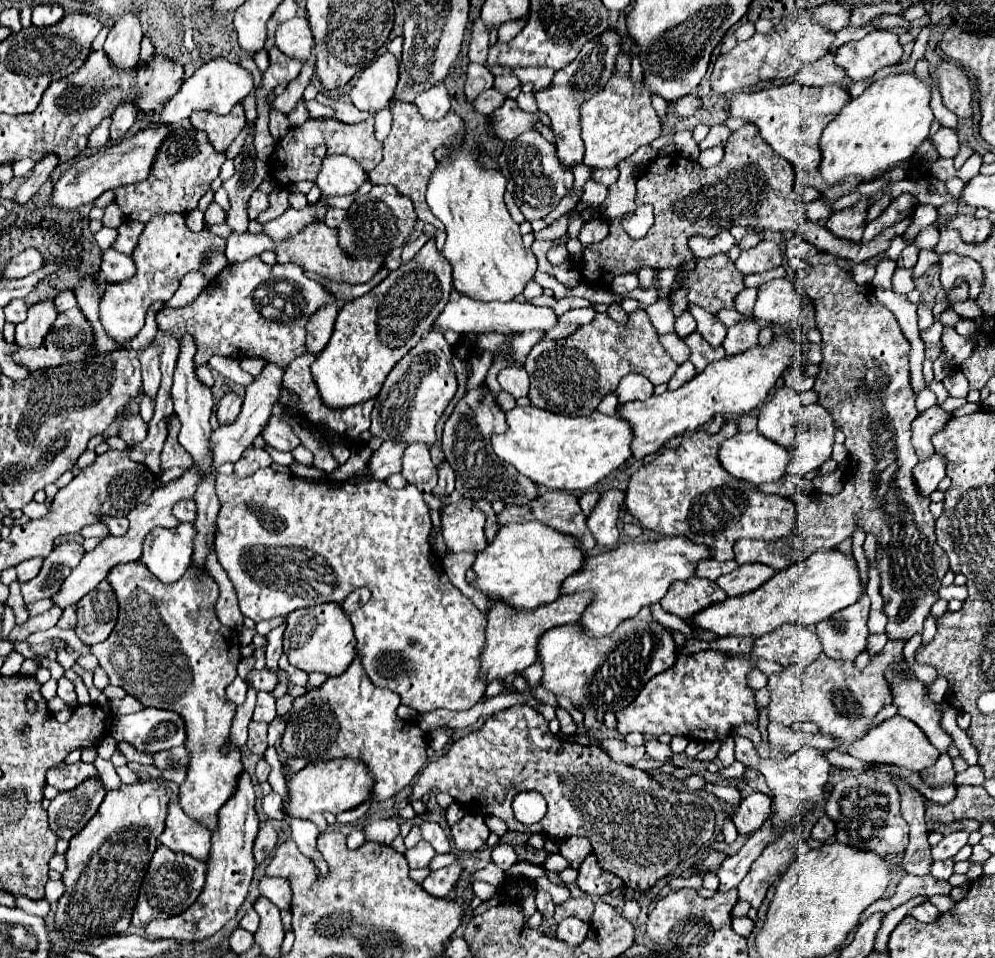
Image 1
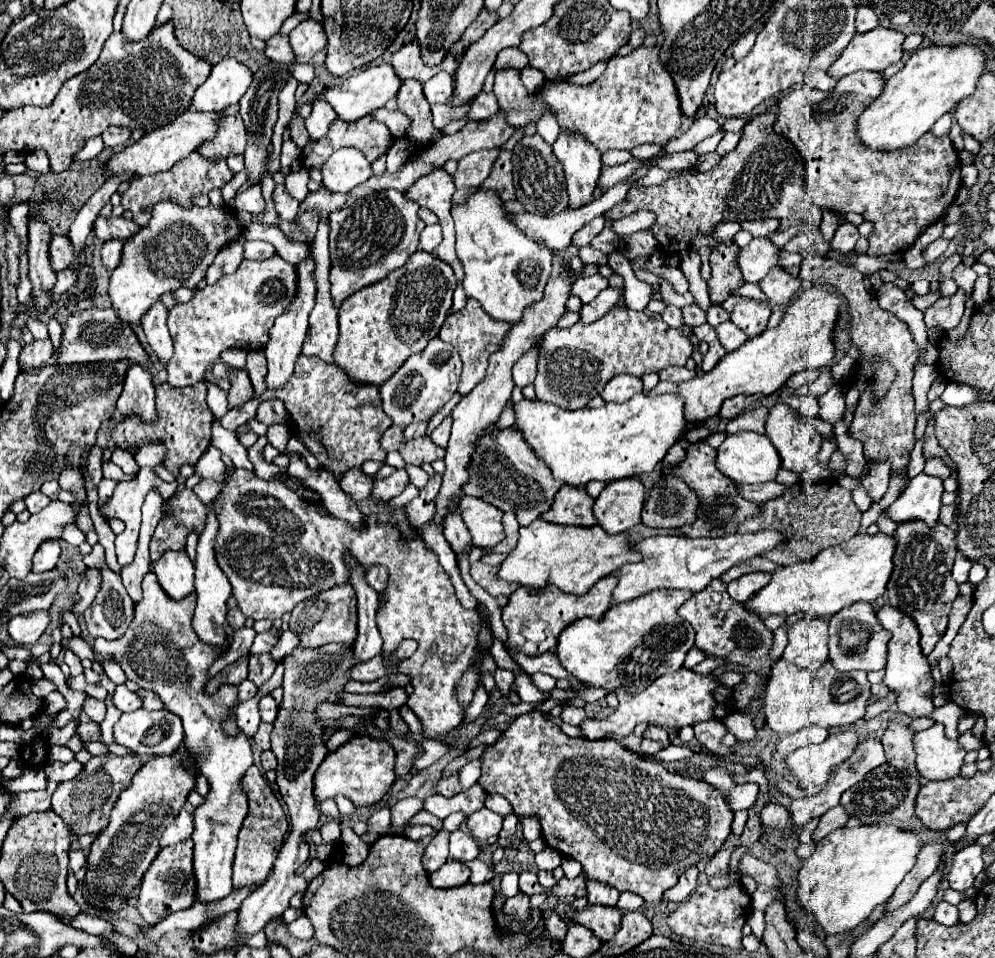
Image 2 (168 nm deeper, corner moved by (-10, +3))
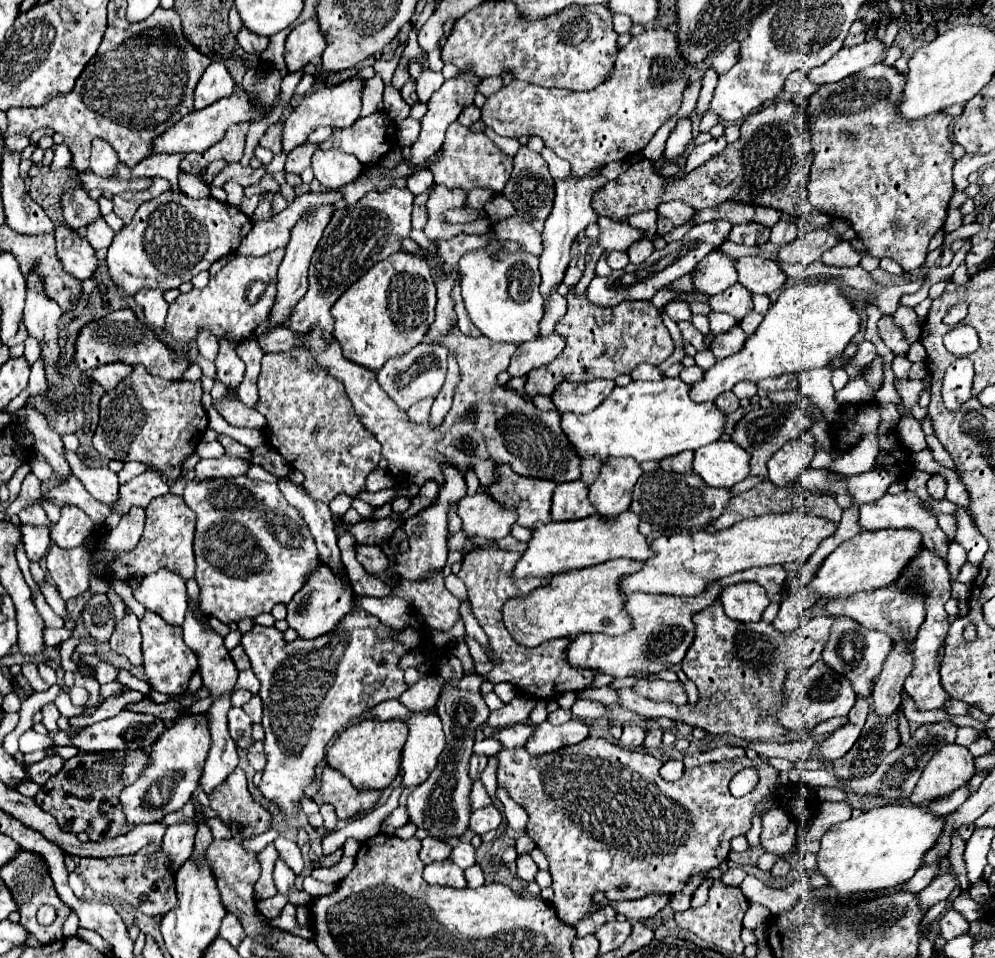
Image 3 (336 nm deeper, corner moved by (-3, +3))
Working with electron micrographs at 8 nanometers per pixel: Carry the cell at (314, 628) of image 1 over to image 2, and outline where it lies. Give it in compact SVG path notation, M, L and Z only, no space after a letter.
M351 584L331 588L319 596L311 596L303 604L297 604L291 612L289 628L299 636L299 646L303 648L319 648L325 644L353 646L357 640L357 604Z

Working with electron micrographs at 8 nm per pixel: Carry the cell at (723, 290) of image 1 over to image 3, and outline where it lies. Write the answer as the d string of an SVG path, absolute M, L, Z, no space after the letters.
M790 100L774 102L772 106L748 116L744 120L744 124L740 126L740 138L736 142L728 144L718 156L710 158L708 162L704 162L702 166L692 170L686 178L682 178L682 180L662 178L654 172L654 166L648 160L640 160L640 162L634 162L616 180L608 182L600 192L596 192L592 198L591 206L597 216L602 214L602 216L616 221L623 217L629 217L630 210L650 210L650 208L656 208L658 204L670 202L670 200L682 200L682 202L690 204L694 210L716 208L718 204L722 204L726 200L738 200L738 202L746 202L746 204L750 202L754 206L778 208L784 214L792 214L796 218L810 222L816 228L822 228L822 226L826 226L826 222L830 222L830 218L826 218L826 214L822 214L808 202L806 186L808 186L810 166L812 166L812 146L810 146L810 132L806 130L806 122L804 122L804 134L798 128L802 116L804 116L804 110L800 106L796 106L794 102L790 102Z

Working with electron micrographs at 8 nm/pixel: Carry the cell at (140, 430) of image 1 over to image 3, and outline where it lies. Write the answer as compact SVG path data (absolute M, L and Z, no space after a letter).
M104 364L104 366L98 366L94 372L92 372L92 378L94 382L98 382L104 390L112 390L116 388L116 384L120 380L124 380L124 376L128 376L128 372L132 372L132 366L128 364Z

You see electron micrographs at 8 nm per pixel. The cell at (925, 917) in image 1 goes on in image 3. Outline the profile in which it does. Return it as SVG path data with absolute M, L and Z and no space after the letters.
M948 910L940 918L940 936L944 940L952 940L952 938L956 938L960 934L966 934L968 930L970 930L970 924L956 910Z

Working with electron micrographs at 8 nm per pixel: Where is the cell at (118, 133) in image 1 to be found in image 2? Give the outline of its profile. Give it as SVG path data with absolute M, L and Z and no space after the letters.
M111 126L101 136L103 136L103 142L105 142L105 148L109 148L109 146L121 146L121 144L129 142L131 130L129 128L121 128L121 126Z

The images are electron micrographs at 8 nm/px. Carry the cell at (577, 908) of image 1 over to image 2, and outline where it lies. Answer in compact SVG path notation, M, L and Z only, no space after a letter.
M595 904L595 906L585 906L581 910L573 910L569 912L569 916L587 926L589 930L595 932L595 936L603 942L611 940L611 936L615 936L615 932L619 930L619 910L615 906L601 906L601 904Z

